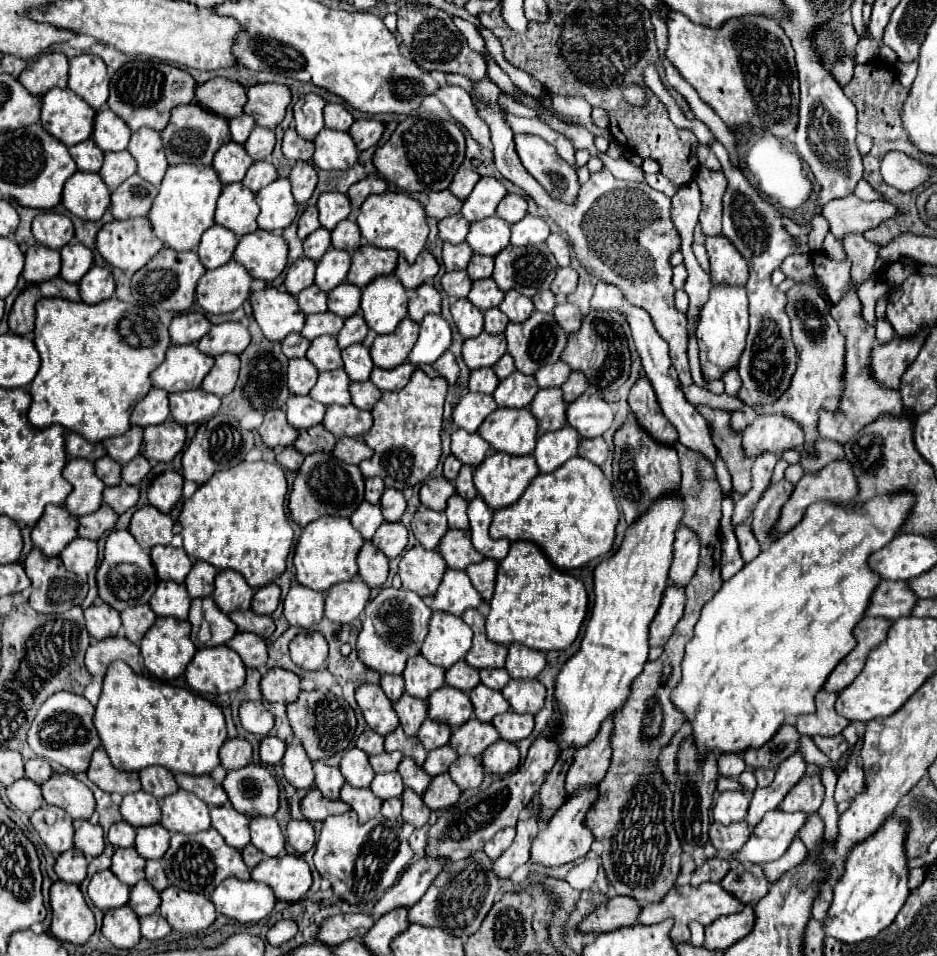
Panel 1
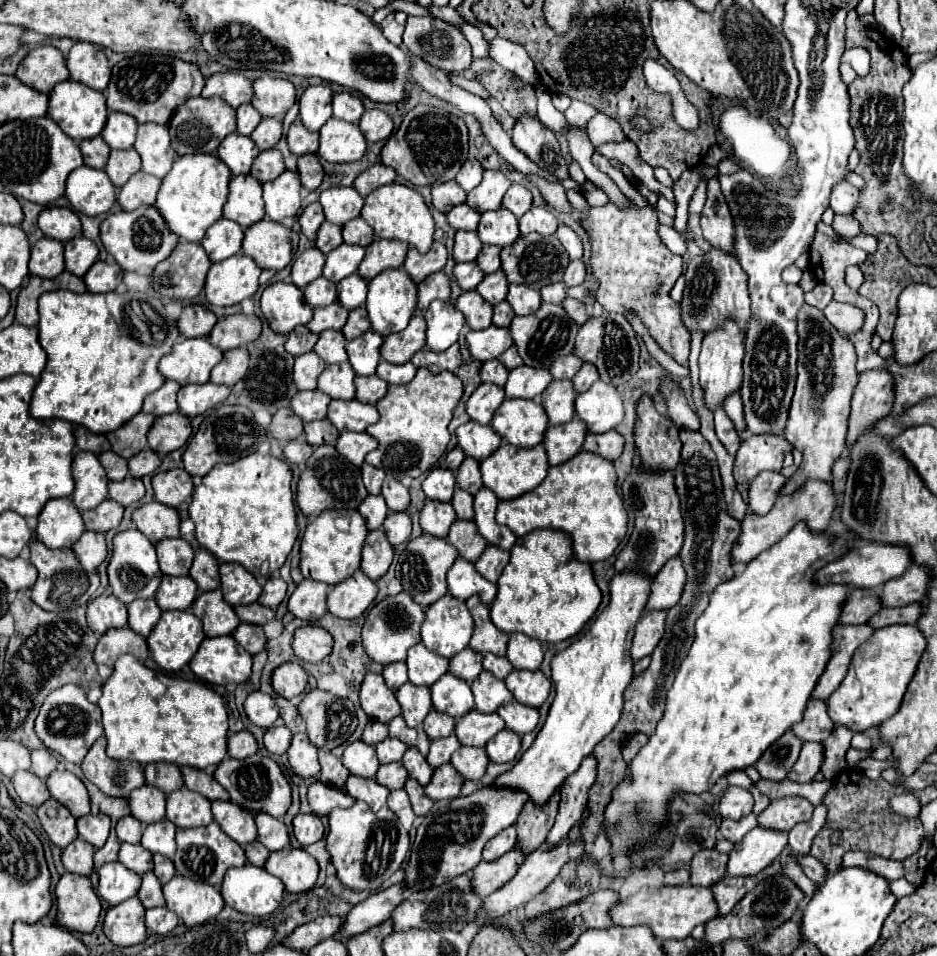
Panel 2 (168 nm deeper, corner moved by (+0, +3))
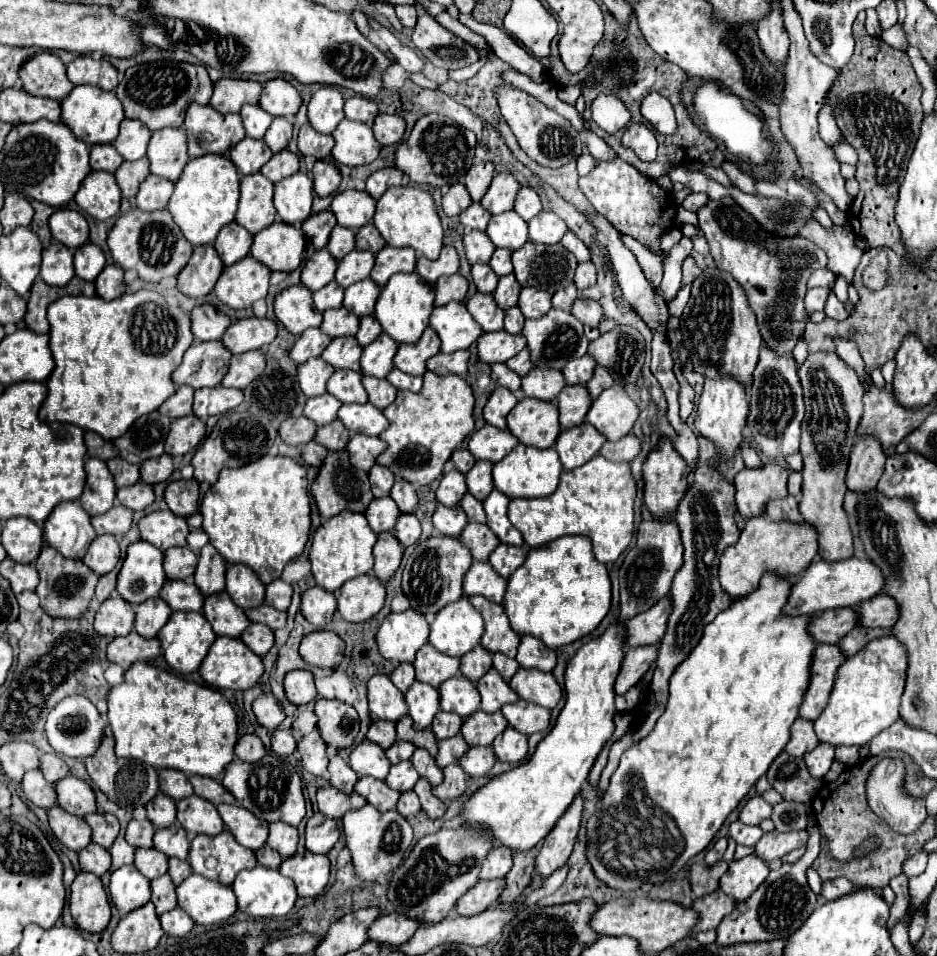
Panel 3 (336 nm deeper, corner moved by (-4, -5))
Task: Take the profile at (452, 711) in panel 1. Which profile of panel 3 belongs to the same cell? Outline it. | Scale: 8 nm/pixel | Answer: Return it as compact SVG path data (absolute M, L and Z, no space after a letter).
M454 676L440 684L440 708L444 712L456 712L462 718L470 716L480 708L480 694L476 684L464 676Z

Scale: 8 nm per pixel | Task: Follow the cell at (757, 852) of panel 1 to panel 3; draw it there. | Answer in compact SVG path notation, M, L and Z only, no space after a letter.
M750 854L730 864L730 870L720 880L720 890L734 898L736 904L740 904L750 898L750 894L766 880L768 872L770 868L754 854Z

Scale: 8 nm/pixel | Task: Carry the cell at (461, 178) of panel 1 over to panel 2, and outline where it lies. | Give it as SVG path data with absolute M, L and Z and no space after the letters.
M468 158L464 164L462 164L462 168L460 168L460 172L458 172L458 176L456 176L456 182L458 182L458 186L464 190L464 192L470 192L470 190L474 190L480 182L482 182L482 166L480 166L480 162L476 160L476 158Z

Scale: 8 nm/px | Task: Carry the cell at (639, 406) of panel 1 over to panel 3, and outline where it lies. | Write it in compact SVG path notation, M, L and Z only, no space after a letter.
M662 438L662 442L658 442L656 450L652 450L644 462L644 504L650 510L650 514L656 520L666 520L666 518L674 518L676 508L680 504L680 500L684 498L686 490L688 490L688 470L686 470L686 462L682 460L682 456L674 450L672 442L668 438Z

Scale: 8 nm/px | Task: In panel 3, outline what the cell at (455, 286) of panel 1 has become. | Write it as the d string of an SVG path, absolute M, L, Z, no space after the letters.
M474 264L472 266L472 278L478 288L478 292L494 292L498 284L498 276L490 268L490 264Z

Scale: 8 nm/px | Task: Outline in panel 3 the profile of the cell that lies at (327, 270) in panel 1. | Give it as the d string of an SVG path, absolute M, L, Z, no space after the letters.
M352 250L348 256L344 256L338 262L338 270L336 270L336 282L344 288L348 288L350 284L364 280L370 276L370 270L374 266L376 256L372 252L362 252L362 250Z

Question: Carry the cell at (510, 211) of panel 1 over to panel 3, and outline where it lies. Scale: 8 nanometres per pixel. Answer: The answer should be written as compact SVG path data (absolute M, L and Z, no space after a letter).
M520 188L518 198L514 202L514 210L528 222L530 218L534 218L540 210L542 210L542 202L540 196L534 188Z

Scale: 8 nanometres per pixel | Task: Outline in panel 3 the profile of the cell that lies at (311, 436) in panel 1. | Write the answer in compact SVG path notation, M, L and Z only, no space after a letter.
M334 420L326 426L320 426L318 432L316 432L316 442L326 446L328 450L342 450L346 448L350 440L350 430L340 422L340 420Z

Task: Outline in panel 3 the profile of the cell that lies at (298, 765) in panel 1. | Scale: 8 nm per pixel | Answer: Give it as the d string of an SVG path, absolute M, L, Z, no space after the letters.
M314 728L310 734L306 734L298 742L298 752L302 754L302 766L314 776L322 776L328 770L328 754L326 754L326 742L322 740L318 728Z

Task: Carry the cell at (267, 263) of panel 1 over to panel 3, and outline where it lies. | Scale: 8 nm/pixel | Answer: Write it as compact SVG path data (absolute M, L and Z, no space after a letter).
M274 222L254 236L250 254L264 262L270 270L292 272L300 266L306 248L306 238L300 228L286 222Z

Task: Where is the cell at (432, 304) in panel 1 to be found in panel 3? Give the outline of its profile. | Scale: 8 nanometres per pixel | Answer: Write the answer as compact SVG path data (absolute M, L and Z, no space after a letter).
M462 274L446 276L436 282L436 306L444 306L452 300L462 302L468 292L468 280Z

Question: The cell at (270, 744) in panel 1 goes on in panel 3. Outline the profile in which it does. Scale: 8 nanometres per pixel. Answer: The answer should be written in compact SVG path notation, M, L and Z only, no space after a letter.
M274 730L272 734L272 750L278 756L290 756L296 750L296 740L292 730Z

